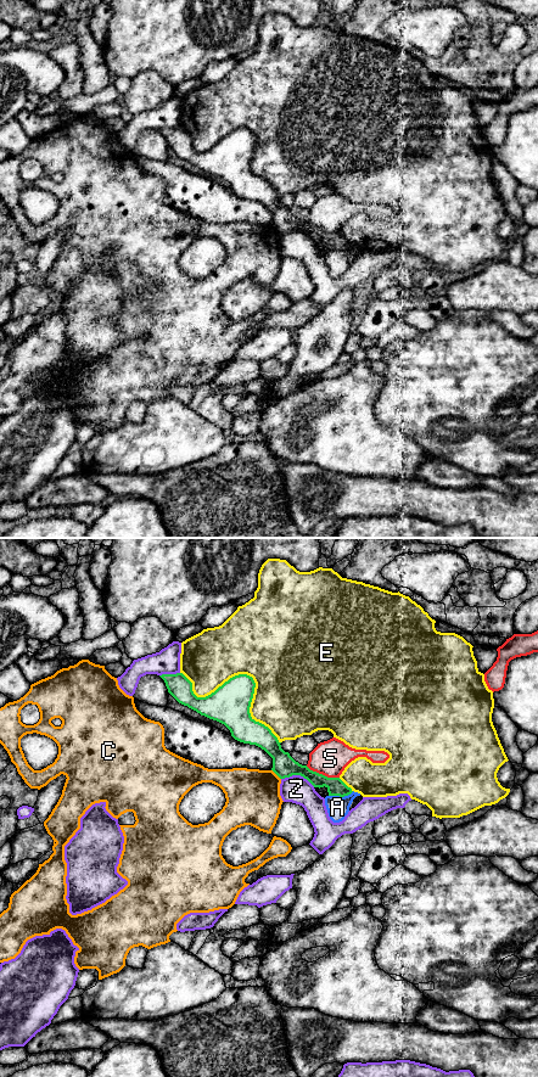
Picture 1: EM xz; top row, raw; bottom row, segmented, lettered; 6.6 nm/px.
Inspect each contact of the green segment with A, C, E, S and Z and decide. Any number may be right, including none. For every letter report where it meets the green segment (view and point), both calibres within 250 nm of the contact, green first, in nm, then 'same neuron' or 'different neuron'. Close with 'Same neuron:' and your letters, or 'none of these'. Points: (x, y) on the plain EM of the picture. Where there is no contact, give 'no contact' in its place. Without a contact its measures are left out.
A: xz (341, 251) | 110/150 nm | different neuron
C: xz (275, 228) | 160/360 nm | different neuron
E: xz (246, 129) | 260/500 nm | different neuron
S: xz (321, 229) | 150/240 nm | different neuron
Z: xz (298, 229) | 160/180 nm | different neuron
Same neuron: none of these

